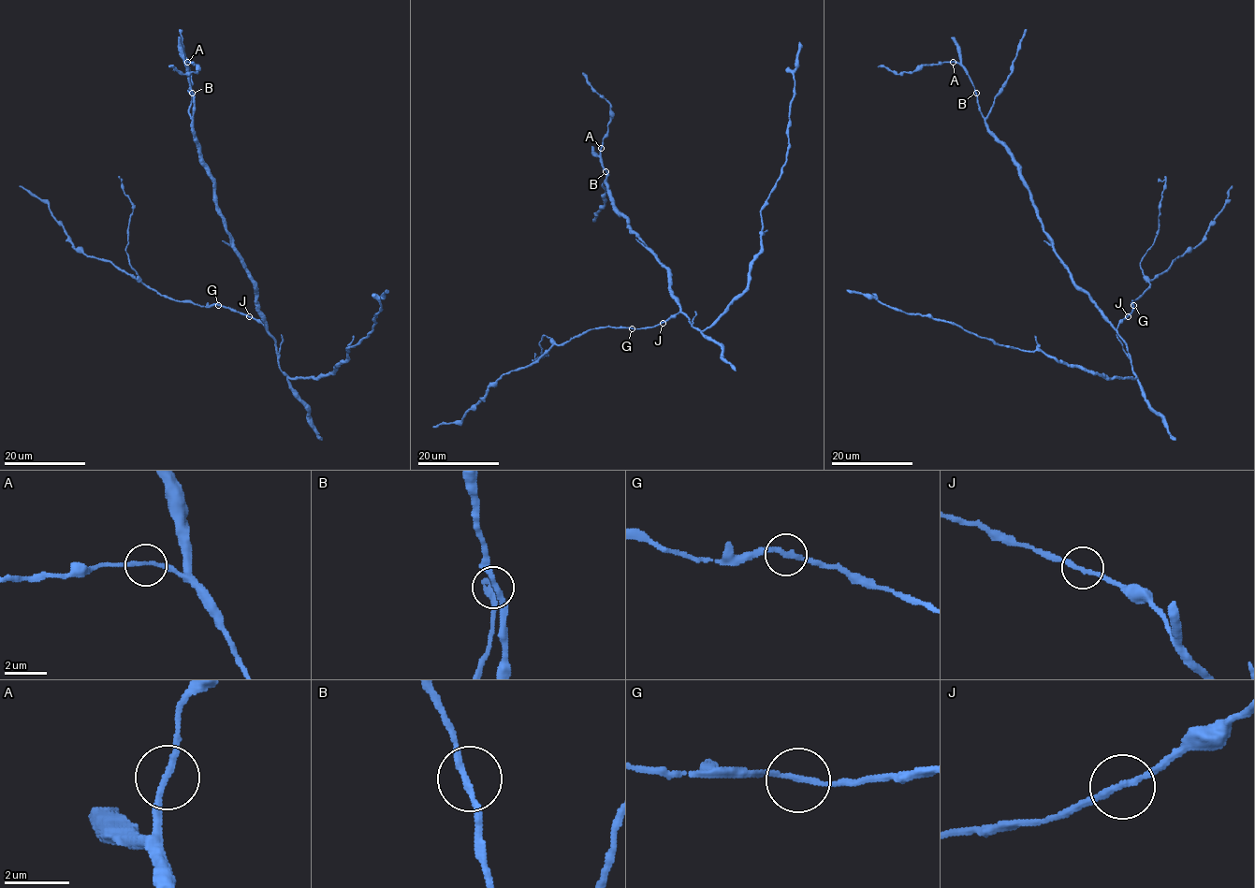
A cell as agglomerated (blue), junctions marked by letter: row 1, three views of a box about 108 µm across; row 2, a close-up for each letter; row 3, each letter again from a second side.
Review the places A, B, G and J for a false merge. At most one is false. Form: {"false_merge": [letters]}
{"false_merge": []}

